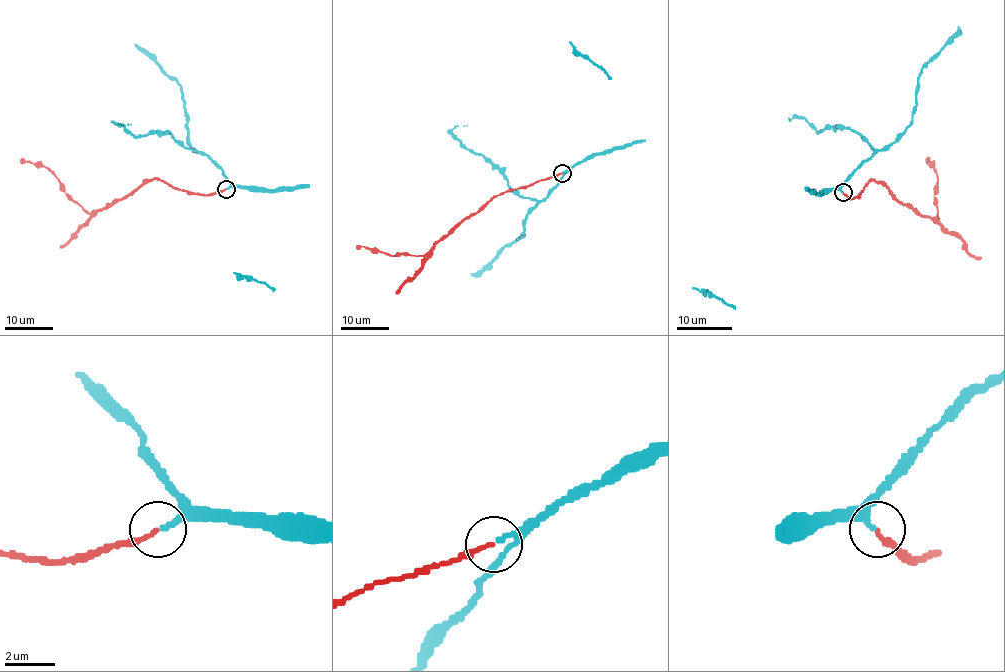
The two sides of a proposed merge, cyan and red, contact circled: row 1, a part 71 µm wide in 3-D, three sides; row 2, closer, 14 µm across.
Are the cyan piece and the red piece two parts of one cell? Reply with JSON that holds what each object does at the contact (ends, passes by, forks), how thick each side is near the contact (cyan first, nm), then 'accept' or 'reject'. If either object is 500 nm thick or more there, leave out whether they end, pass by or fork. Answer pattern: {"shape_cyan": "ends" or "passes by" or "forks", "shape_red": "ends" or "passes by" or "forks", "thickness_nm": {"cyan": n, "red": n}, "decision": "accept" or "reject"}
{"shape_cyan": "ends", "shape_red": "ends", "thickness_nm": {"cyan": 240, "red": 170}, "decision": "accept"}

